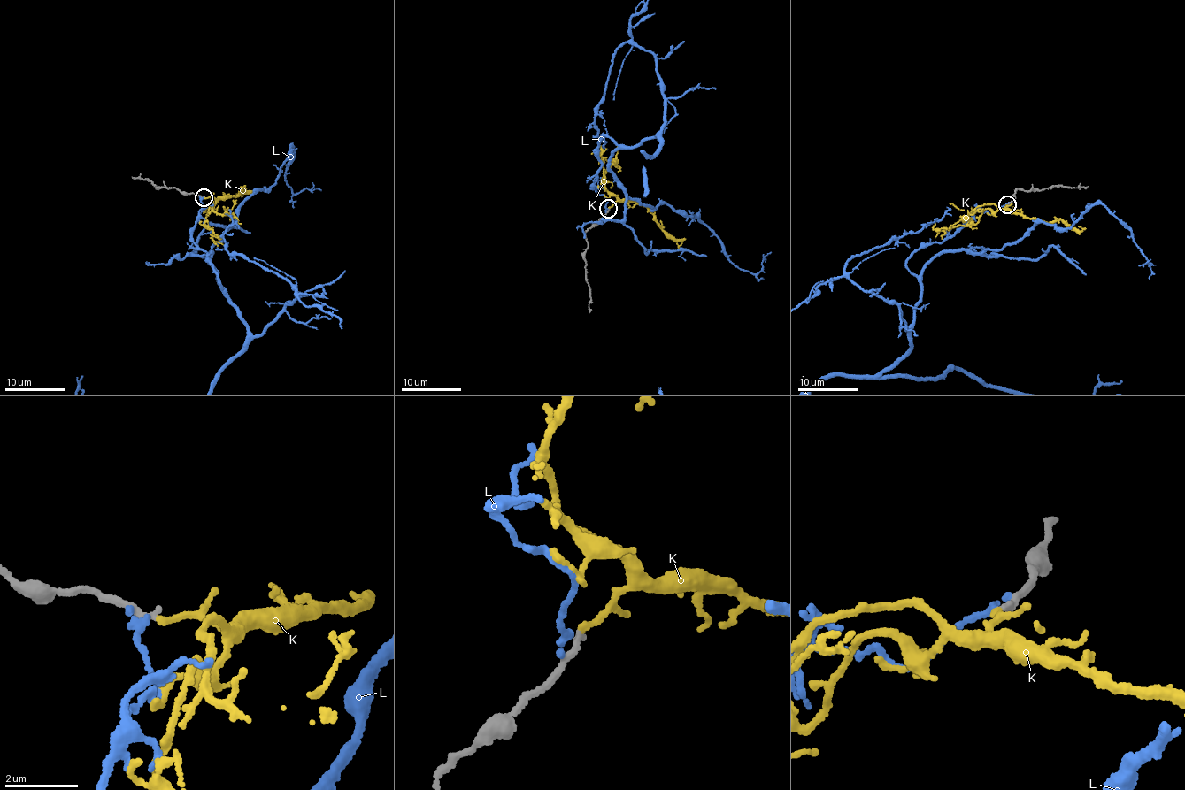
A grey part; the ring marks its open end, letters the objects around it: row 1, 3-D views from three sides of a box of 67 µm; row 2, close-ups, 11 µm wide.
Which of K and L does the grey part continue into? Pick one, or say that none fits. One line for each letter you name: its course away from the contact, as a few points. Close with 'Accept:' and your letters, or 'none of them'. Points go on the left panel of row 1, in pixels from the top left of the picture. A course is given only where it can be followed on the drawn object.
K: course (203, 198), (216, 199), (213, 206), (210, 204), (203, 226), (219, 237), (211, 233)
Accept: K

